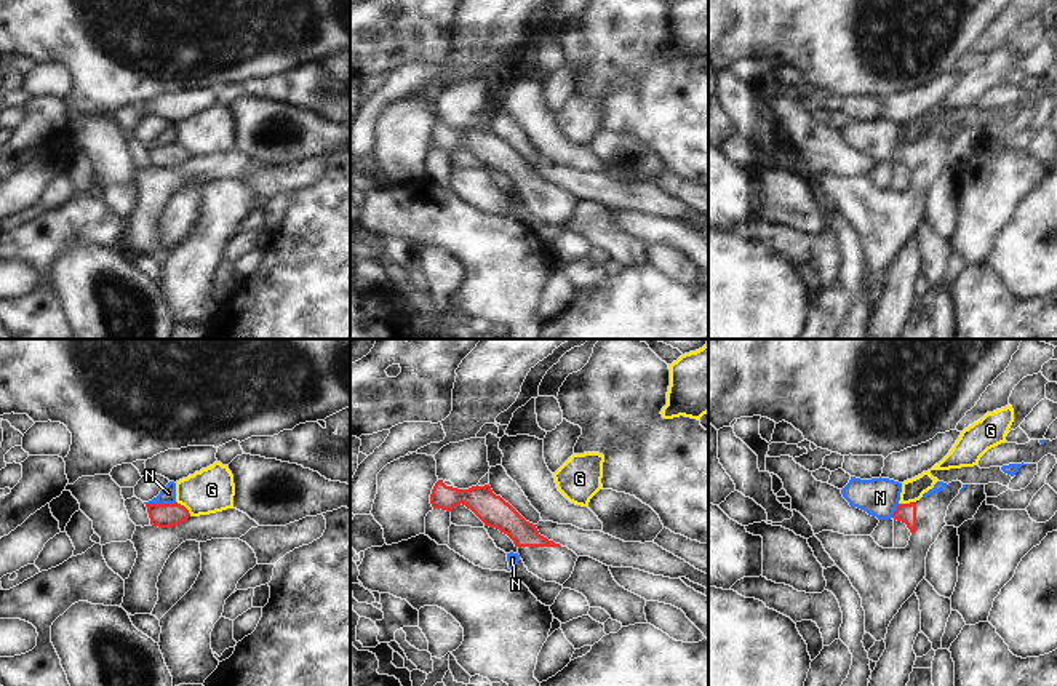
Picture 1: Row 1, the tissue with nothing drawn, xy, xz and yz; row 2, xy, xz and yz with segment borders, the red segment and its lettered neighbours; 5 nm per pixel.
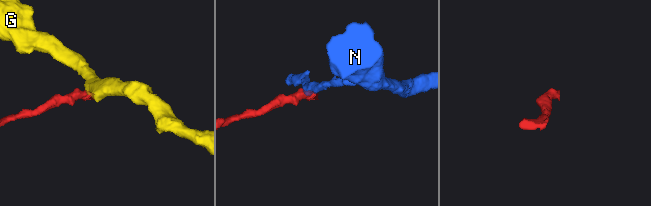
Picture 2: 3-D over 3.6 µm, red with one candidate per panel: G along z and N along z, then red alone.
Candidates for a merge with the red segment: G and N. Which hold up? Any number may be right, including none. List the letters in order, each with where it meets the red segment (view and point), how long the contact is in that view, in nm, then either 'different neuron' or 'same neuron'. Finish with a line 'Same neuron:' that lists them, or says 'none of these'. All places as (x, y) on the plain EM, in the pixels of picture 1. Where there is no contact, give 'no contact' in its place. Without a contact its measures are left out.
G: xy (184, 149) | 110 nm | different neuron
N: xy (160, 146) | 150 nm | different neuron
Same neuron: none of these

